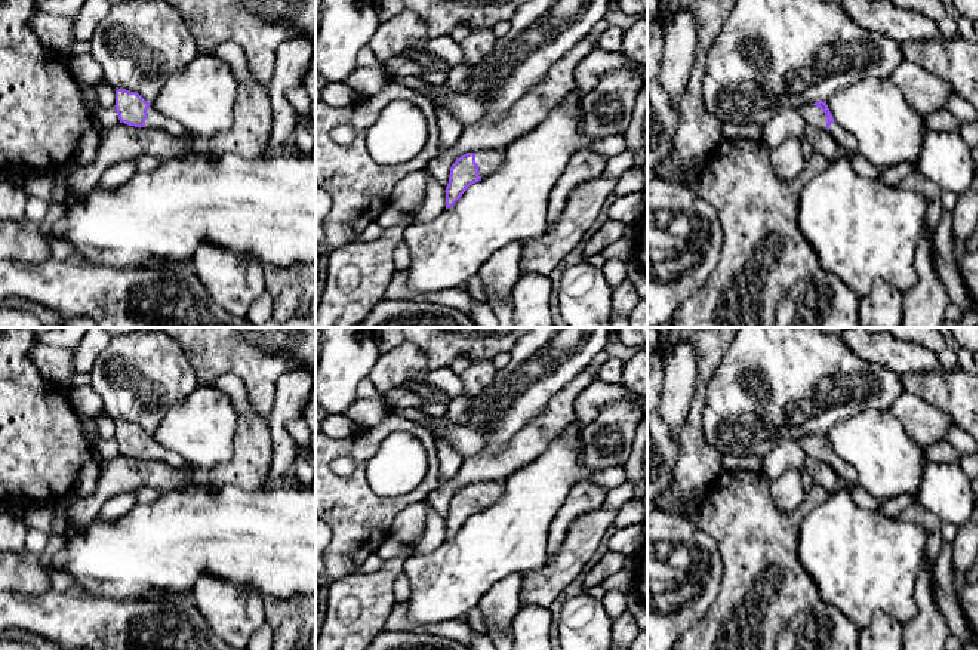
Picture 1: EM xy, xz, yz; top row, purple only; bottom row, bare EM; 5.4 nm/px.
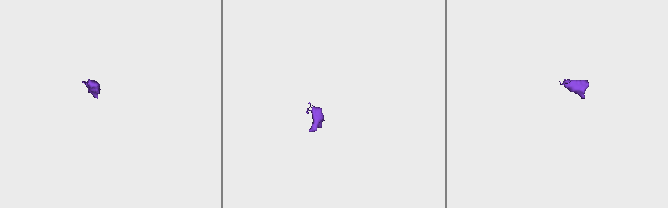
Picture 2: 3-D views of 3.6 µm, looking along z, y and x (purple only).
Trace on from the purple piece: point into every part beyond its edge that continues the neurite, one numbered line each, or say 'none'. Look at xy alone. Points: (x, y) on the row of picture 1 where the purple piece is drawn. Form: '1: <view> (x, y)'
1: xy (156, 120)

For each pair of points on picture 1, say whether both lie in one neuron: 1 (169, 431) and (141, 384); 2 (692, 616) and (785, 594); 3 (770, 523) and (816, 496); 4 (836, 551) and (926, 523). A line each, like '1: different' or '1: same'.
1: different
2: different
3: same
4: different

